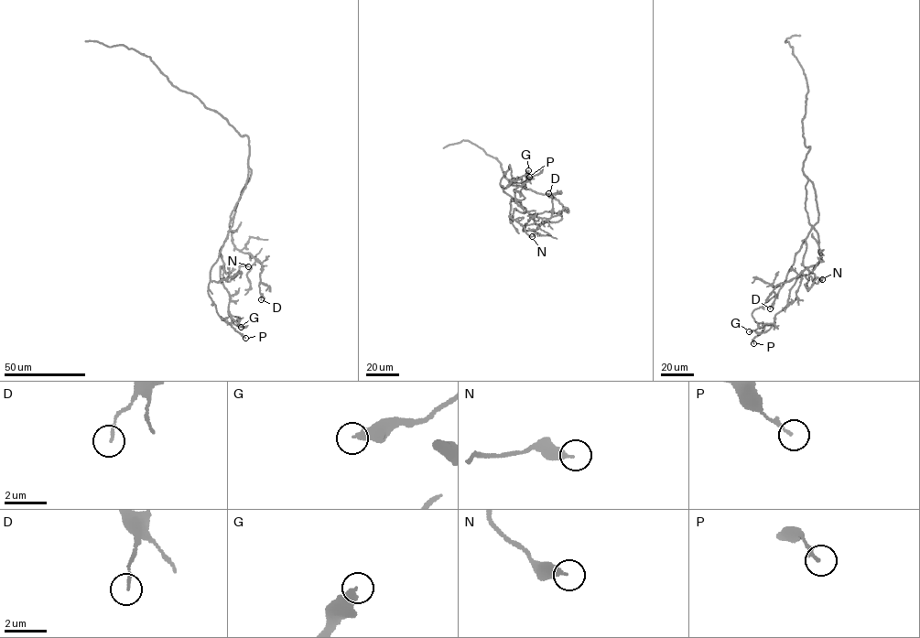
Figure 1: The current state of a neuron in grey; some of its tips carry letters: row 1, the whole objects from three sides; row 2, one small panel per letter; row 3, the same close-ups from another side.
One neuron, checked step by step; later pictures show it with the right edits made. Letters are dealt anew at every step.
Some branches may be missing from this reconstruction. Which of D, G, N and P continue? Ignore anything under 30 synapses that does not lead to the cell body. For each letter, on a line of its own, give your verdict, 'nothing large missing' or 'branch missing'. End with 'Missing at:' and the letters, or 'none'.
D: nothing large missing
G: nothing large missing
N: nothing large missing
P: nothing large missing
Missing at: none

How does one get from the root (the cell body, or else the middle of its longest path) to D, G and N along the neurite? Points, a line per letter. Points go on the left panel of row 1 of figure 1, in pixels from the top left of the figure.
D: (248, 160), (245, 188), (230, 216), (229, 228), (234, 246), (250, 253), (262, 264), (259, 285), (261, 299)
G: (248, 160), (249, 180), (220, 251), (229, 312), (239, 317), (241, 327)
N: (248, 160), (249, 180), (242, 191), (220, 253), (223, 277), (227, 281), (236, 275), (241, 265), (248, 266)

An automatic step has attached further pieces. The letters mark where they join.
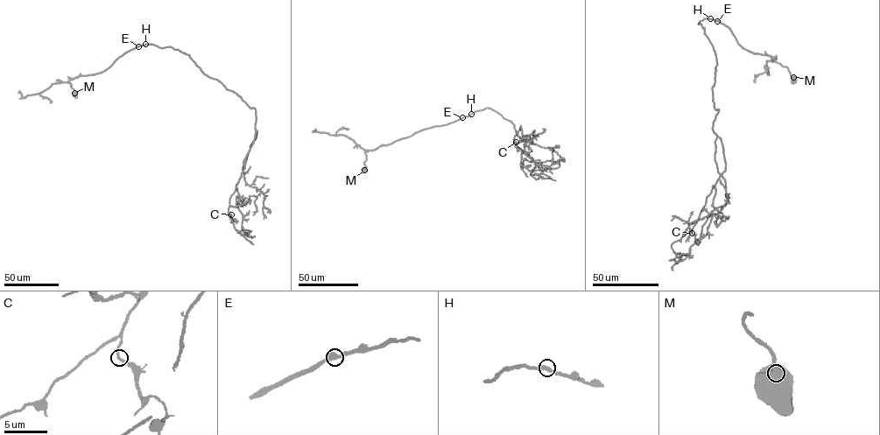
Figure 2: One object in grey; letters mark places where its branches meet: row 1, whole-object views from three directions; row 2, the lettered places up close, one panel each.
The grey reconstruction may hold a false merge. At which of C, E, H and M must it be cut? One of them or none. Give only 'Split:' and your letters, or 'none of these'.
Split: none of these

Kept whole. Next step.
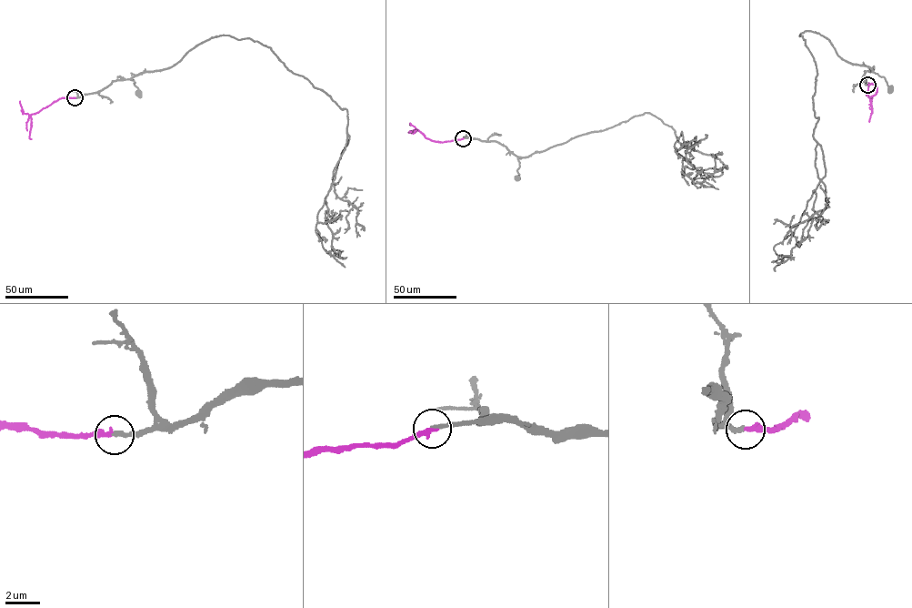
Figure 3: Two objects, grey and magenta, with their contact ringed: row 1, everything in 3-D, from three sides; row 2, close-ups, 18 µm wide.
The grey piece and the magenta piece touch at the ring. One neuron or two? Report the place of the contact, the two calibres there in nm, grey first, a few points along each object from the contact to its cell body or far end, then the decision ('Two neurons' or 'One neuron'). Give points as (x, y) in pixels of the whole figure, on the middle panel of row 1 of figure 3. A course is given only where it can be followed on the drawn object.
Place: (463, 138). Thickness 240 nm (grey) against 300 nm. Course of grey: (463, 138), (494, 141), (505, 146), (517, 157), (517, 177). Course of magenta: (463, 138), (435, 142), (416, 129), (411, 131). One neuron

